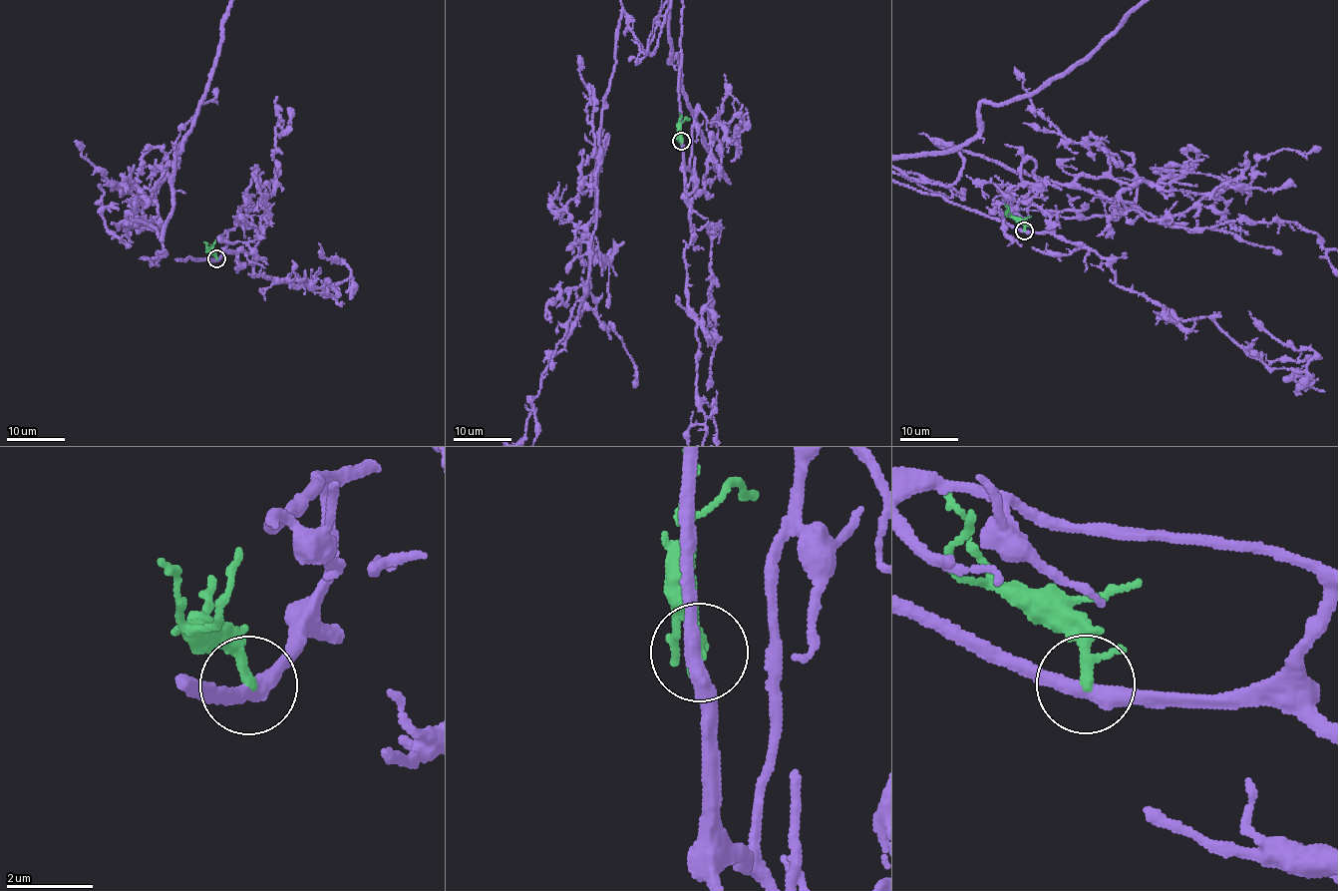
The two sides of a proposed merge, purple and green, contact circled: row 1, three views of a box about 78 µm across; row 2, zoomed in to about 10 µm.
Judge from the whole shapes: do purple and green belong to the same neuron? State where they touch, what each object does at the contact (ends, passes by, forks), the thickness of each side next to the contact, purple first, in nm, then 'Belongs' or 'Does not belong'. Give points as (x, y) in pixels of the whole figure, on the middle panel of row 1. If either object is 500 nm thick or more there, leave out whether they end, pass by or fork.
Place: (681, 141). At the ring purple passes by. At the ring green passes by. Thickness 360 nm (purple) against 180 nm. Does not belong

